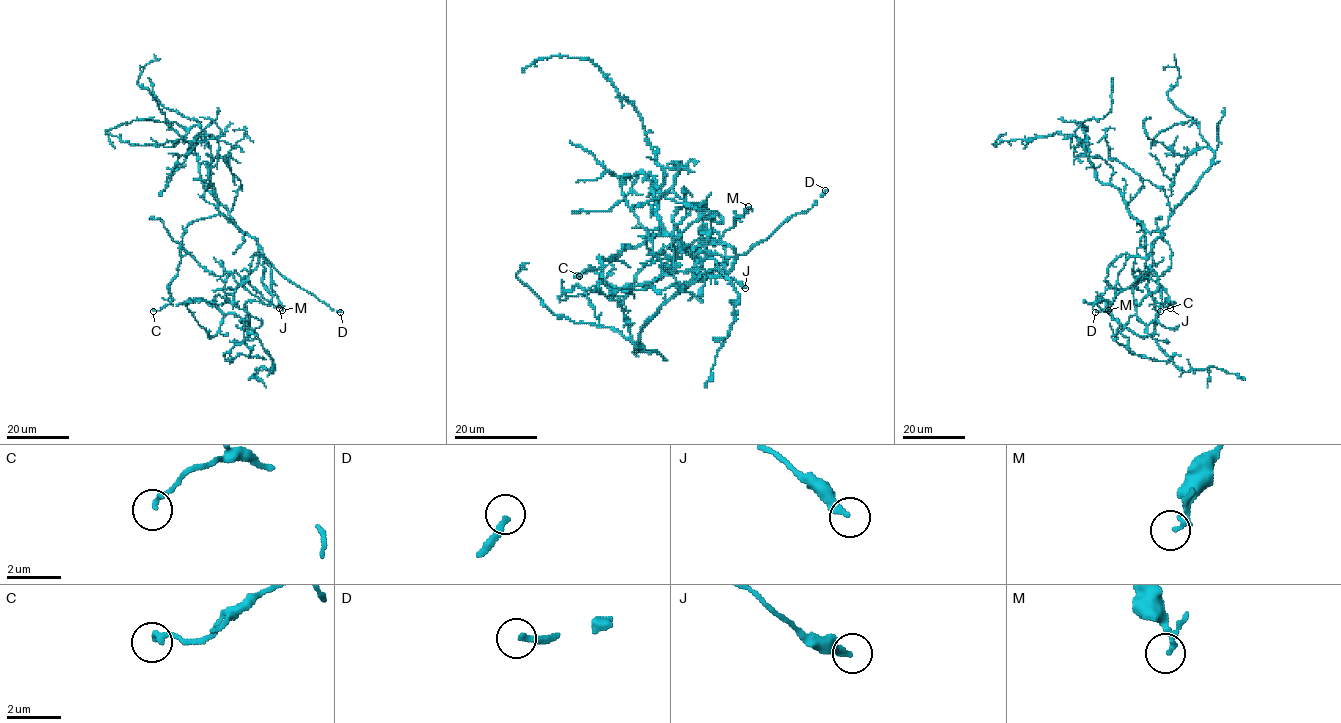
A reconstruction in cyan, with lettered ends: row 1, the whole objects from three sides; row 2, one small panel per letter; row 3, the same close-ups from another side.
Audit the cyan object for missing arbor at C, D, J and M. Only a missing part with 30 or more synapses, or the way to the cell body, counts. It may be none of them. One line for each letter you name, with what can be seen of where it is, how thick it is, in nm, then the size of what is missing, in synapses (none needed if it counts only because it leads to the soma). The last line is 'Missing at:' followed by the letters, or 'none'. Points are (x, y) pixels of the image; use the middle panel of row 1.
D: at (825, 190); 240 nm thick
Missing at: D

